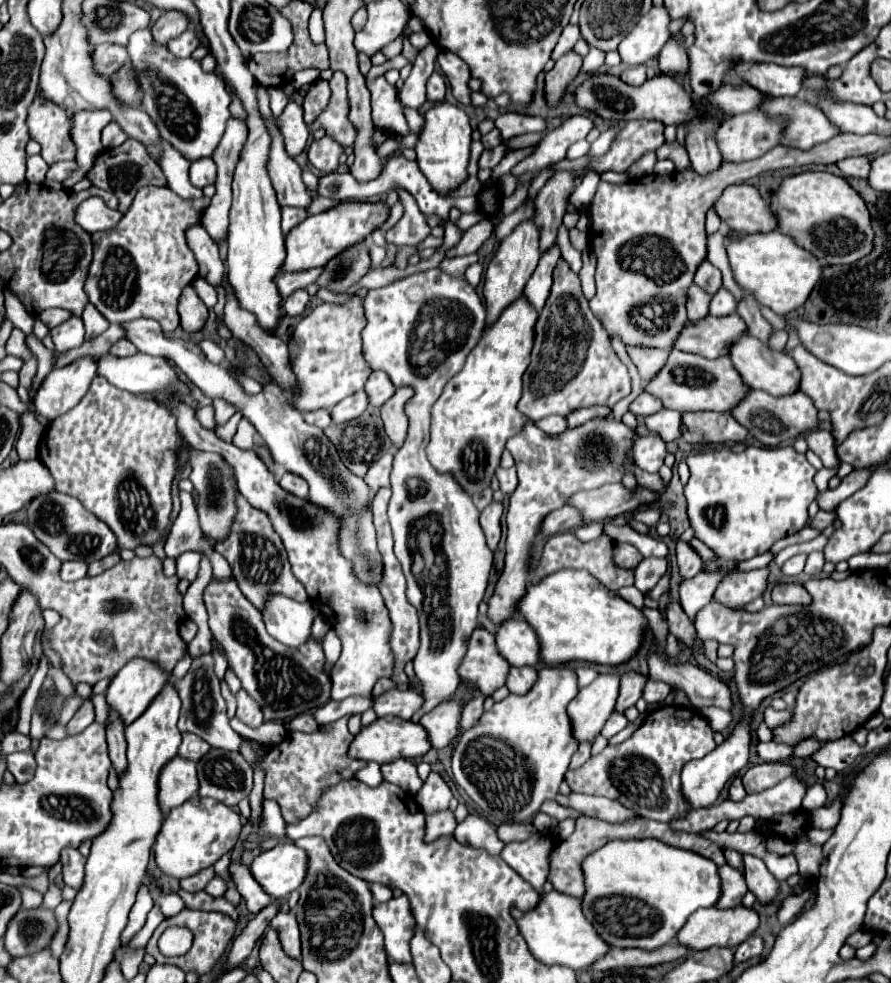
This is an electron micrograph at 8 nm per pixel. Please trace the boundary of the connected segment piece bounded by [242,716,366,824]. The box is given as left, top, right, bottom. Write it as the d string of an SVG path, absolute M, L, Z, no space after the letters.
M348 716L320 728L318 732L312 732L312 734L290 732L288 738L284 738L280 744L270 746L264 752L256 752L252 748L254 740L244 738L242 756L248 760L248 764L252 764L252 768L258 766L264 770L264 774L266 774L264 798L278 802L286 824L296 824L302 818L306 818L314 810L324 788L328 788L330 784L338 784L340 780L352 778L356 770L366 766L364 760L350 758L350 754L348 754L354 734L350 734L350 730L346 728L346 722L348 722Z

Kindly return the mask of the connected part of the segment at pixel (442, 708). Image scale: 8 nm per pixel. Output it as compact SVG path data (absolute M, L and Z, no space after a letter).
M450 698L446 702L438 704L426 716L422 716L420 724L428 730L432 748L440 750L440 748L448 746L450 740L456 736L458 720L460 720L460 714L462 714L462 706L464 706L464 700Z

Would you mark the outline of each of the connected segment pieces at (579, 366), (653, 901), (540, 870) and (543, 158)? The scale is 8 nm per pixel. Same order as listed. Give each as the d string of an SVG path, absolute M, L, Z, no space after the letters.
M564 258L554 268L550 298L536 322L532 360L524 372L524 392L518 408L530 420L542 420L550 414L568 416L572 410L604 404L614 406L630 394L630 374L626 364L612 350L608 332L592 314L582 294L580 278Z
M654 838L648 840L612 840L604 848L592 852L584 860L586 896L582 900L584 914L596 928L596 932L618 948L642 948L656 950L672 940L698 908L716 906L720 900L720 874L718 866L702 854L668 846Z
M538 832L524 842L510 842L504 846L500 858L516 870L538 894L544 894L544 882L548 880L548 854L552 852L552 836Z
M572 116L568 118L560 128L552 130L542 142L540 146L534 148L534 154L524 158L518 166L512 168L514 176L520 176L524 172L534 172L534 170L542 170L548 164L554 164L562 158L566 158L566 150L578 142L584 140L586 134L594 128L594 122L588 116Z

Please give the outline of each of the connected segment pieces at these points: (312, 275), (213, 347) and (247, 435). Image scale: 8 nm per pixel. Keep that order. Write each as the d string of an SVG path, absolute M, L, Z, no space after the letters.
M312 268L312 270L302 270L302 272L284 272L282 278L276 280L276 282L278 282L278 288L280 288L280 292L282 292L282 300L284 300L290 292L294 292L294 290L298 290L298 288L308 288L310 284L314 284L316 278L318 278L322 272L324 272L322 268Z
M204 340L204 342L200 342L200 348L208 356L208 360L212 360L214 364L222 364L224 362L224 350L218 344L214 344L210 340Z
M242 418L242 422L238 424L238 432L232 438L232 444L238 448L252 448L254 446L254 434L256 434L256 428L246 418Z

